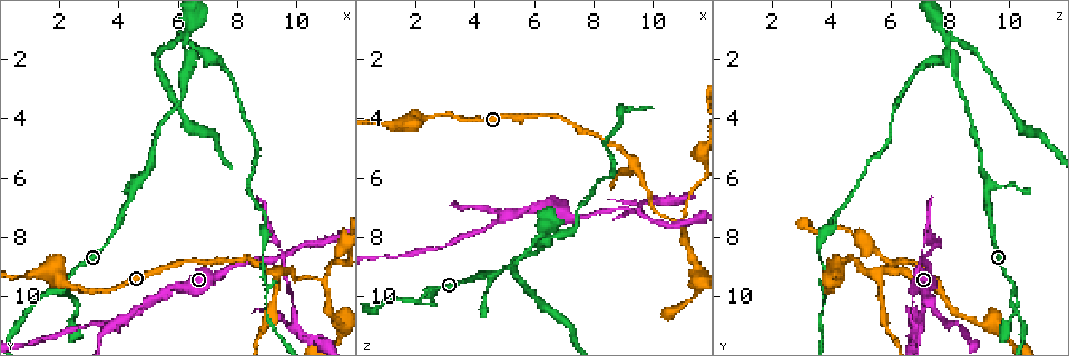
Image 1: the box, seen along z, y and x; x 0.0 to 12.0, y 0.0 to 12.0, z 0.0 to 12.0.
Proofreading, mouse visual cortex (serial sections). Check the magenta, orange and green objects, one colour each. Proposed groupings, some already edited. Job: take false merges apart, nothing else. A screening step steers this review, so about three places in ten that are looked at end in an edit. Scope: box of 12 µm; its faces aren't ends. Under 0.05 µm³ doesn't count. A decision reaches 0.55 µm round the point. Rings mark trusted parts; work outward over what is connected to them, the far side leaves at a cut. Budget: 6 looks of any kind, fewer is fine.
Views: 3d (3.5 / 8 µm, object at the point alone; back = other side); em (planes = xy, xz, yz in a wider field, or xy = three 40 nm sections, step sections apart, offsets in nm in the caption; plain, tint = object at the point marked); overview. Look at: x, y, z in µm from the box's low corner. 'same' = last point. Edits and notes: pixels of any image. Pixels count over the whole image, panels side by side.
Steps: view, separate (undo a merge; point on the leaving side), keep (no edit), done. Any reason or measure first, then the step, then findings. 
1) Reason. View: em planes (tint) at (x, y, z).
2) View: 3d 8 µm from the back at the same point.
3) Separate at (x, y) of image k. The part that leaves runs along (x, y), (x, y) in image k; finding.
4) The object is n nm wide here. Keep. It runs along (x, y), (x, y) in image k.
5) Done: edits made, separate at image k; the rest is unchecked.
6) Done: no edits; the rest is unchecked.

Three arms meet. View: 3d 3.5 µm at (2.2, 9.6, 10.2).

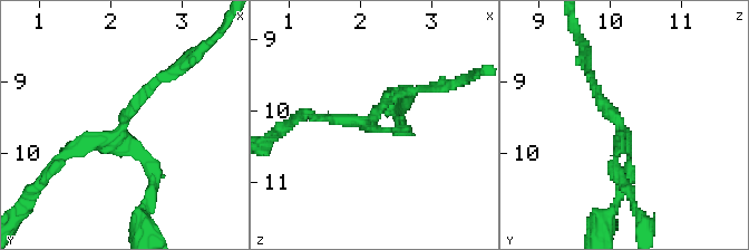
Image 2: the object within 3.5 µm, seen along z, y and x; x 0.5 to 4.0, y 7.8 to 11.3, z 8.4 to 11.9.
3 arms meet here; the arms are 100, 150, 150 nm wide; now the EM. View: em xy step 2 (tint) at (2.10, 9.65, 10.15).

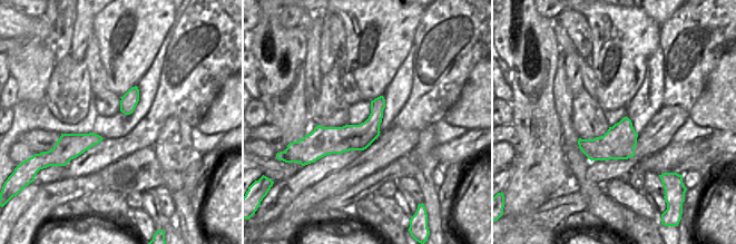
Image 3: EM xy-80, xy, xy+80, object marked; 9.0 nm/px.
Cut it another way. View: em planes (tint) at the same point.

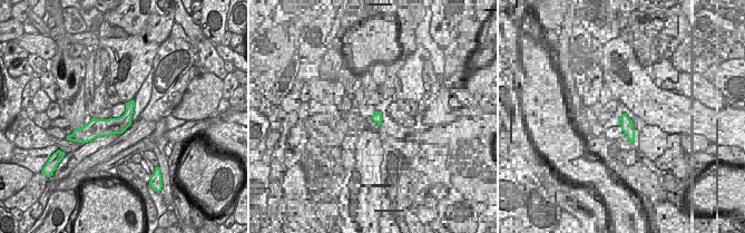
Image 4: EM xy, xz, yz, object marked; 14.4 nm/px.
Keep. It runs along (591, 78), (628, 143), (625, 188) in image 2; continuous, no second cell.

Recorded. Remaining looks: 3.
Thin neck. View: 3d 3.5 µm at (4.9, 10.3, 7.3).

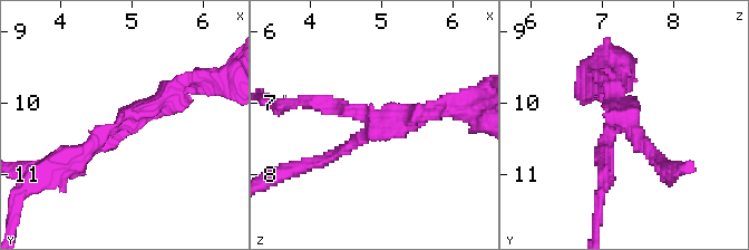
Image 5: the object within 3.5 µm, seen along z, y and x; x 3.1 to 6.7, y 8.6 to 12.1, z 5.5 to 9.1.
3 arms meet here; the arms are 150, 200, 250 nm wide; need the tissue. View: em xy step 3 (tint) at (4.90, 10.30, 7.40).

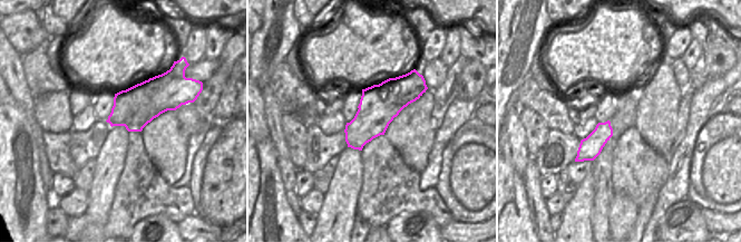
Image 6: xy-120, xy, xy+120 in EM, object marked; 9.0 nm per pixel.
Cut it another way. View: em xy step 5 (tint) at the same point.

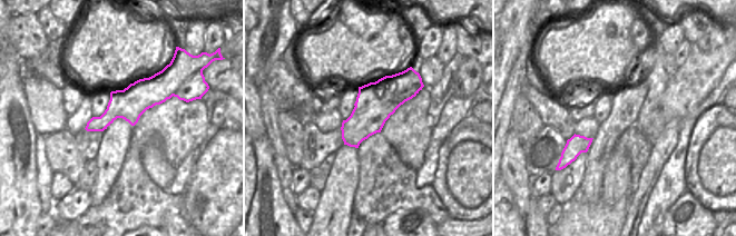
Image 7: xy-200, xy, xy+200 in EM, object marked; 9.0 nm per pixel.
The object is 360 nm wide here. Separate at (649, 146) of image 5. The part that leaves runs along (632, 127), (663, 169), (672, 172) in image 5; a second cell is stuck on.

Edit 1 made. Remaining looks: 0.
Done: edits made, separate at image 5; the rest is unchecked.

